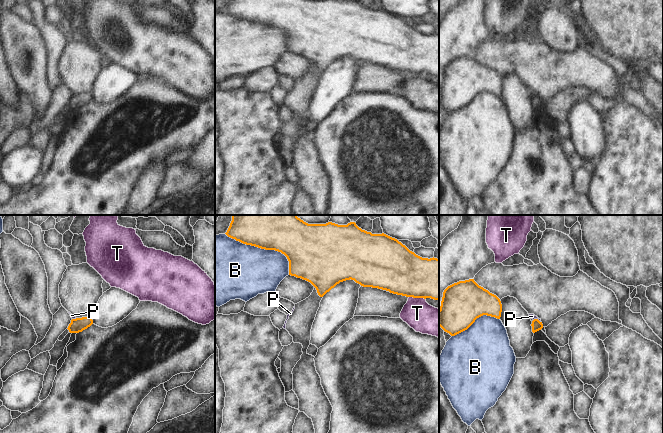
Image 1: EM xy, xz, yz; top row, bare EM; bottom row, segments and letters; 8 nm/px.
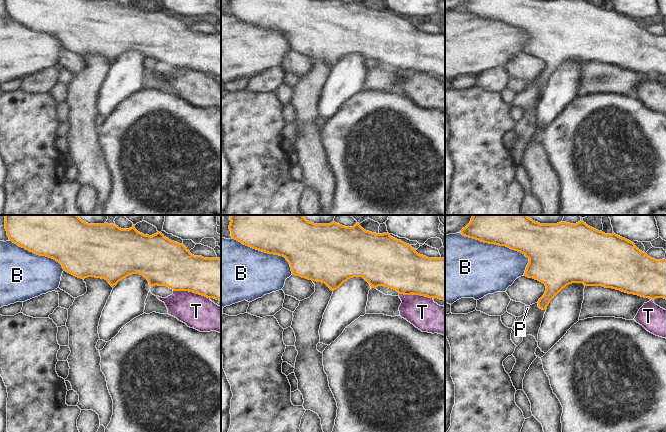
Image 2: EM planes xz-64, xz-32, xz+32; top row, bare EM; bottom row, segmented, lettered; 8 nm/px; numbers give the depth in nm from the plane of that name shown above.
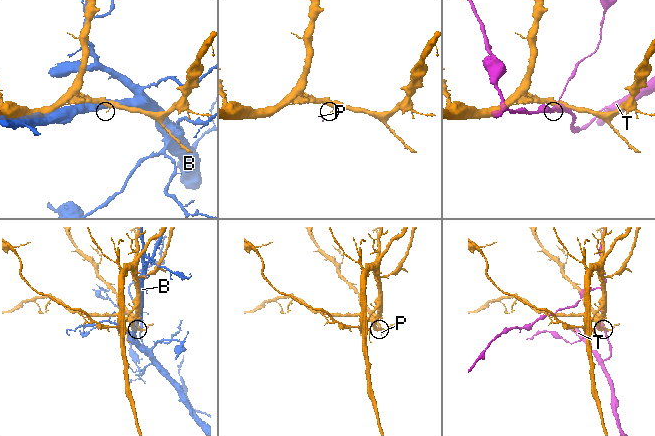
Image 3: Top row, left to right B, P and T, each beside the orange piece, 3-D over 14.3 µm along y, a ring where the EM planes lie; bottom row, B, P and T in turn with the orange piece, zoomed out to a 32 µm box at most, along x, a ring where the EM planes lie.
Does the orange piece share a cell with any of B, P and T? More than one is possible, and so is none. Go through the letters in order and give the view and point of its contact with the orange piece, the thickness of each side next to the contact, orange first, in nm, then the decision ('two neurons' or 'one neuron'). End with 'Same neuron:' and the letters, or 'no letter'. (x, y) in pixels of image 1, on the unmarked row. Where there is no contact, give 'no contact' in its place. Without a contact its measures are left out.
B: contact xz (264, 24); calibres 280 and 440 nm; two neurons
P: contact yz (537, 95); calibres 80 and 50 nm; two neurons
T: contact xz (417, 73); calibres 380 and 240 nm; two neurons
Same neuron: no letter

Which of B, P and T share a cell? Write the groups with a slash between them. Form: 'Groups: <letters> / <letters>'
Groups: B / P / T

